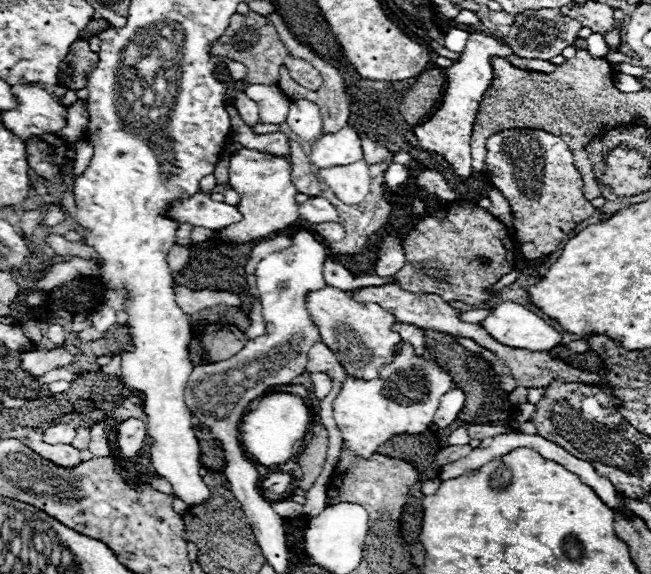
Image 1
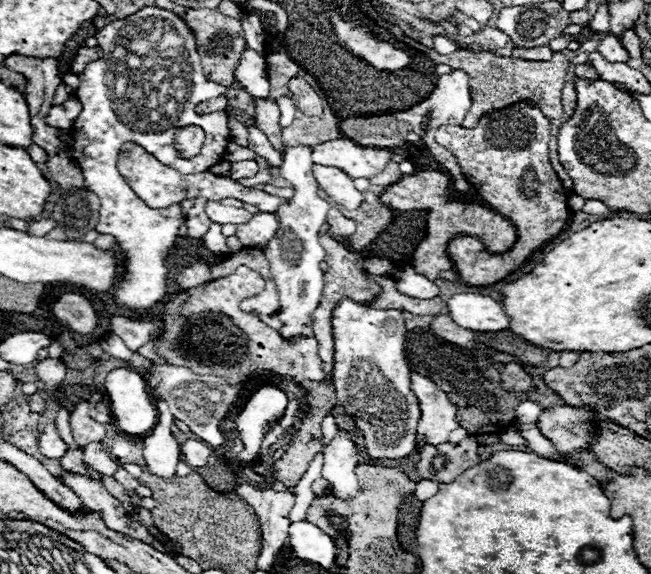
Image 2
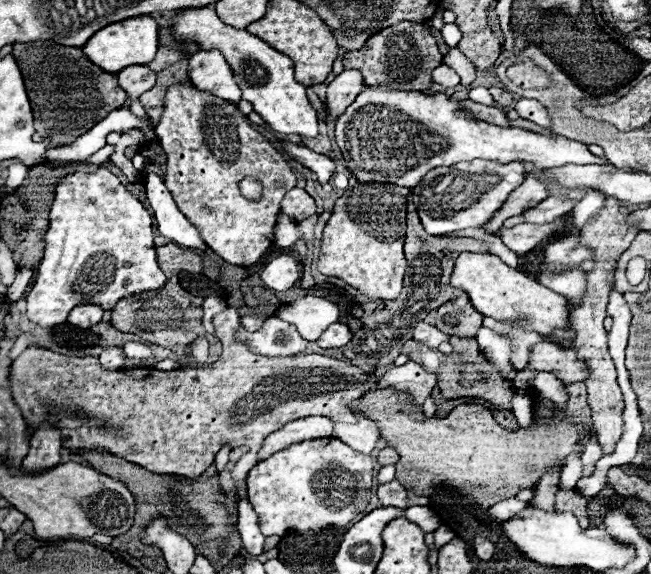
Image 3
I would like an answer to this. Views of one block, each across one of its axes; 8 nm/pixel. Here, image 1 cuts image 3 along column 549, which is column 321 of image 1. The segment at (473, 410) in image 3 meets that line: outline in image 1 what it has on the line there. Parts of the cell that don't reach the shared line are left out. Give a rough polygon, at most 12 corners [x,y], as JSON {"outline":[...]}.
{"outline":[[312,424],[298,466],[298,488],[310,490],[326,462],[328,432]]}

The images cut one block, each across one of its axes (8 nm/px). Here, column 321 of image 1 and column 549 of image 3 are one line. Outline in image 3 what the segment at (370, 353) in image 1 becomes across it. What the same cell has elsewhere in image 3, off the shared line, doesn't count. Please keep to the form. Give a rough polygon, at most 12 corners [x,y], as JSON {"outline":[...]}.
{"outline":[[458,254],[450,286],[544,338],[566,300],[494,254]]}

